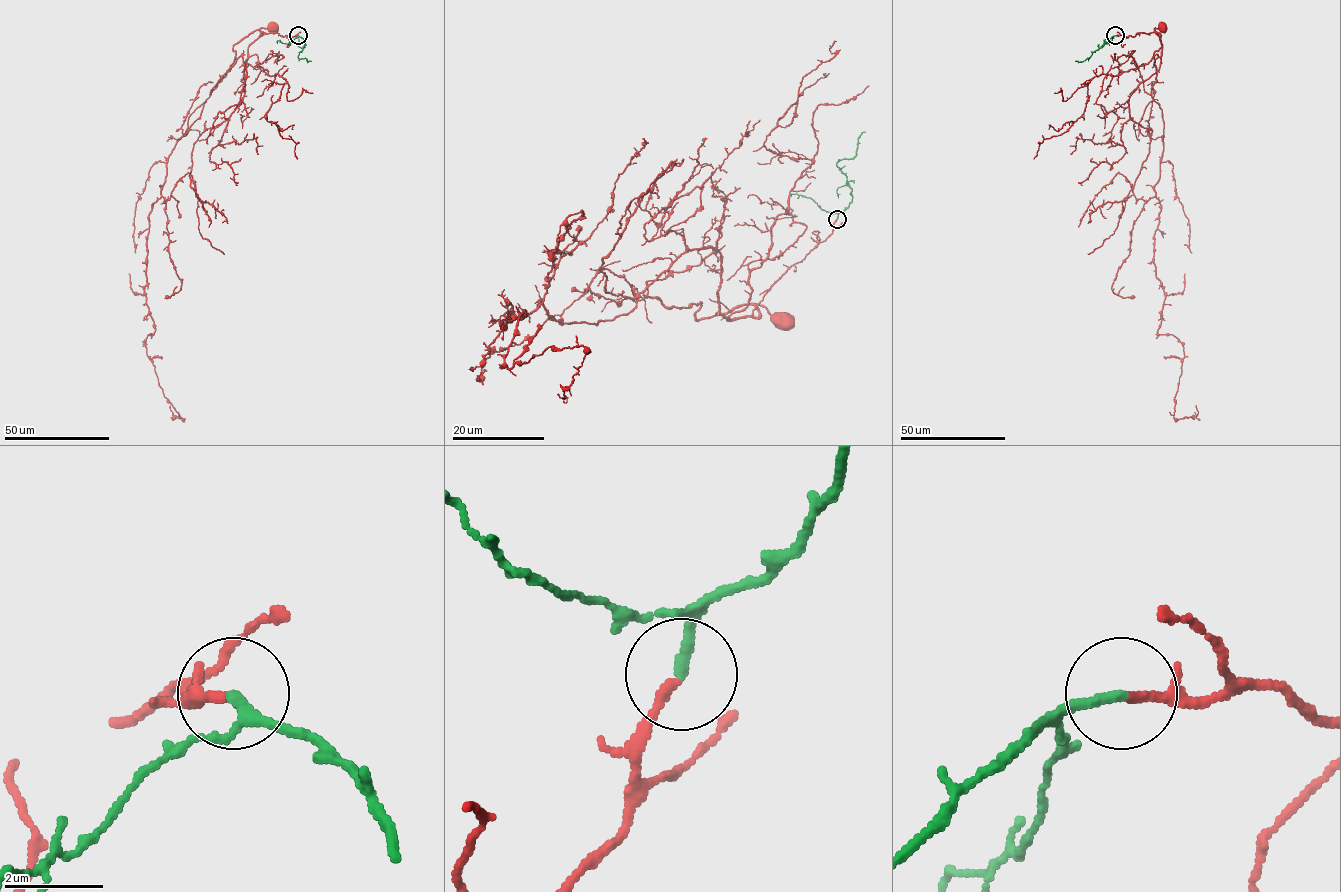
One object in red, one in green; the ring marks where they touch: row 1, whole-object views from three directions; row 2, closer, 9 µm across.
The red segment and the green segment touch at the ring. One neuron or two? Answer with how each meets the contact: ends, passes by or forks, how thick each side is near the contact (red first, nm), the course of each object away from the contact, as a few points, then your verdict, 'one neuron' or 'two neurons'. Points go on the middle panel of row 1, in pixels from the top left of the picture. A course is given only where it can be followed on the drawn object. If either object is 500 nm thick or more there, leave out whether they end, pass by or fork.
red ends; green ends; calibres 190 and 200 nm; course red (837, 219), (832, 232), (793, 264), (754, 303), (762, 305), (778, 324), (785, 325), (783, 322); course green (837, 218), (852, 201), (846, 175), (837, 163), (856, 154), (858, 137), (865, 131); one neuron

